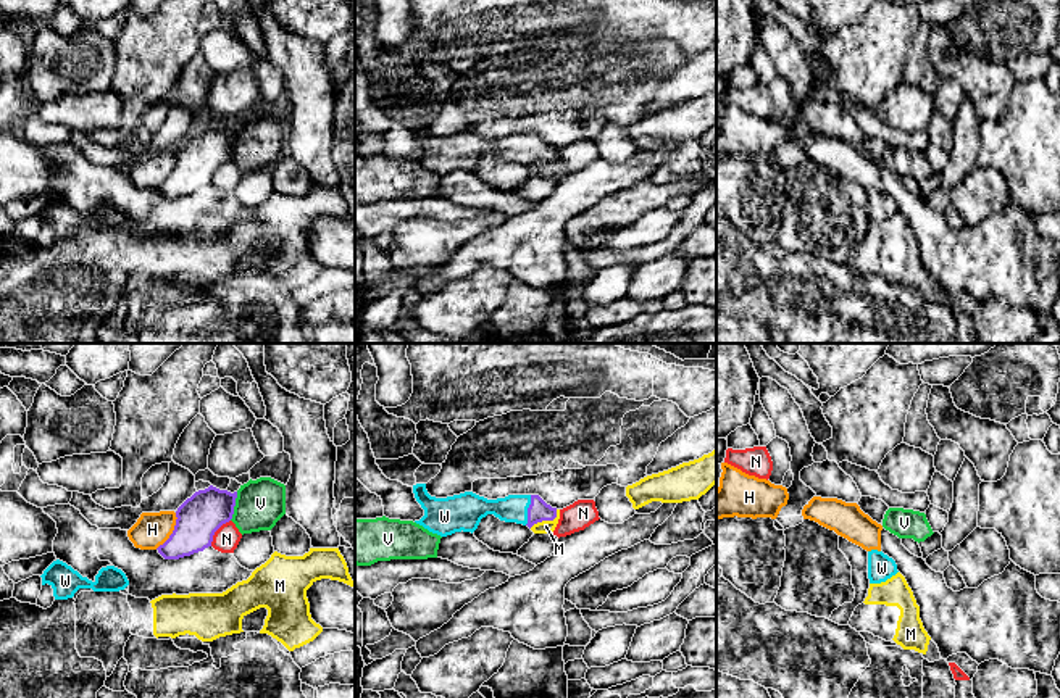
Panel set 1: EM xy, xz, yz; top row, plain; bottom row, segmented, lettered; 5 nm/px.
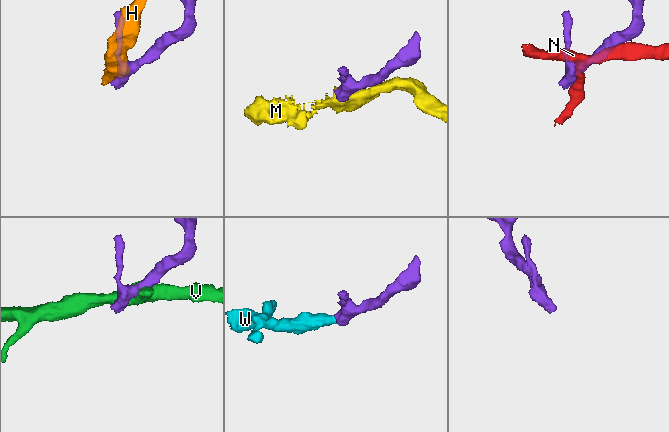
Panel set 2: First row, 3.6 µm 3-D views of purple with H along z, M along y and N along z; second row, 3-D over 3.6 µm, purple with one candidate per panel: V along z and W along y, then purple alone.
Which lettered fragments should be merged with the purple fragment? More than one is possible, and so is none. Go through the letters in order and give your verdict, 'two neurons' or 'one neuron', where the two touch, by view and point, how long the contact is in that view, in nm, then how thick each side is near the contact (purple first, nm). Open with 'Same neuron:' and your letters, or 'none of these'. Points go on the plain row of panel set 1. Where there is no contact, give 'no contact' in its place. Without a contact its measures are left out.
Same neuron: W
H: two neurons; contact xy (173, 171); length 220 nm; calibres 220 and 180 nm
M: two neurons; contact xz (546, 158); length 170 nm; calibres 110 and 60 nm
N: two neurons; contact xy (215, 170); length 170 nm; calibres 220 and 130 nm
V: two neurons; contact xy (234, 144); length 150 nm; calibres 220 and 240 nm
W: one neuron; contact xz (528, 149); length 160 nm; calibres 110 and 140 nm

